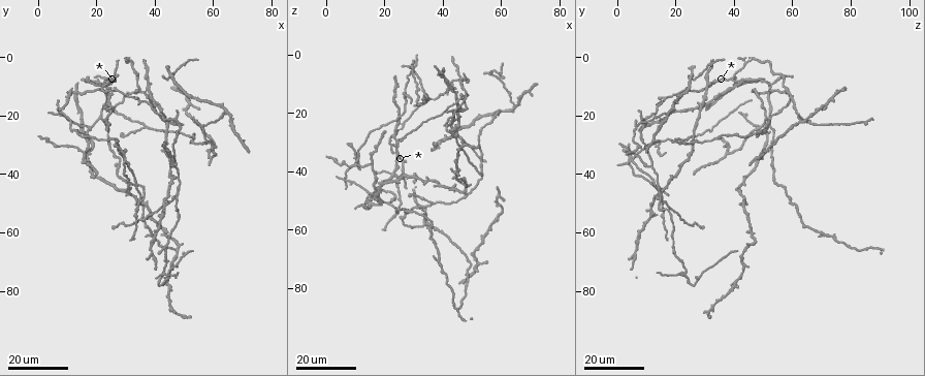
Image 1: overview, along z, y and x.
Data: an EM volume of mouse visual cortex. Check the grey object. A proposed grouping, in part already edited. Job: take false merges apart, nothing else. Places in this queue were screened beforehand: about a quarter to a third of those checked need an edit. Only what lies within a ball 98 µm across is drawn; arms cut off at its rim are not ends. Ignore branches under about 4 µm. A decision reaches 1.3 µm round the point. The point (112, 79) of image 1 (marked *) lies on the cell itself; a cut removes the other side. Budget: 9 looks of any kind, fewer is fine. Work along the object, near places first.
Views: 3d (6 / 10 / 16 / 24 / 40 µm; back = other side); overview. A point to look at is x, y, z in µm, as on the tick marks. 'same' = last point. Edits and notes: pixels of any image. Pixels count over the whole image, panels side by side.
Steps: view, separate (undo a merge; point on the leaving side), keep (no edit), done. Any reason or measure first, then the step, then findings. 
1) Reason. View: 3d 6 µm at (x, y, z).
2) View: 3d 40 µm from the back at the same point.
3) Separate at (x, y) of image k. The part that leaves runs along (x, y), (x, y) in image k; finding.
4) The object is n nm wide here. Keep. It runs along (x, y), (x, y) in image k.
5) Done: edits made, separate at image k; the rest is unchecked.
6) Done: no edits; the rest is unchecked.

Three arms meet. View: 3d 24 µm at (37, 23, 51).

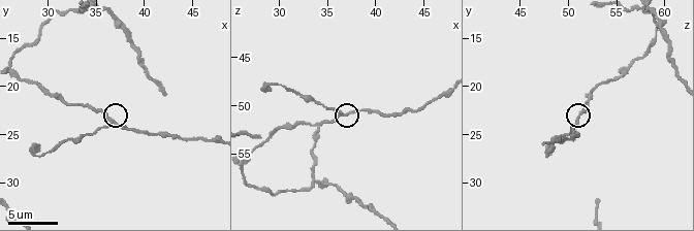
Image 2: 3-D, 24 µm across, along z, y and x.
View: 3d 6 µm at (36.4, 23.8, 51.0).

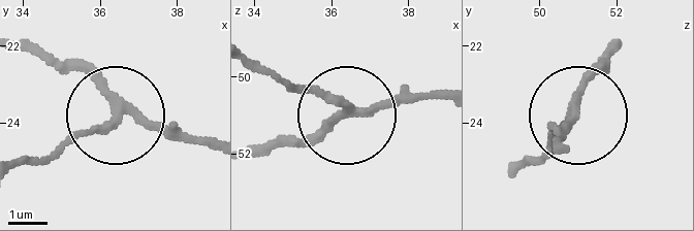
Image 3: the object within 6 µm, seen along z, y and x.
The side arm is 11 µm long. Keep. It runs along (616, 41), (539, 157) in image 3; continuous, no second cell.

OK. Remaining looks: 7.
Branch point. View: 3d 16 µm at (15, 33, 37).

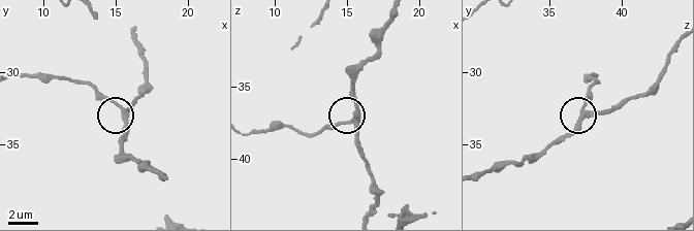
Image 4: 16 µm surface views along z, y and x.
View: 3d 6 µm at (15.2, 32.4, 37.2).

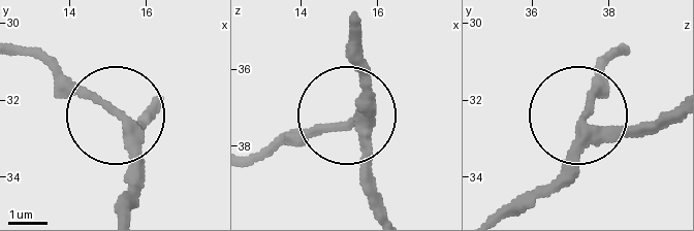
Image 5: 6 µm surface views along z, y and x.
3 arms meet here. Keep. It runs along (673, 104), (643, 124), (585, 118), (555, 173), (518, 209) in image 5; one cell here.

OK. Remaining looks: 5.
Two arms in line, one across. View: 3d 24 µm at (17, 24, 49).

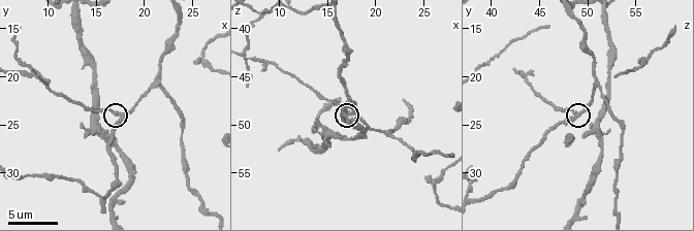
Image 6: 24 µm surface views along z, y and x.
View: 3d 10 µm at (17.8, 24.2, 48.2).

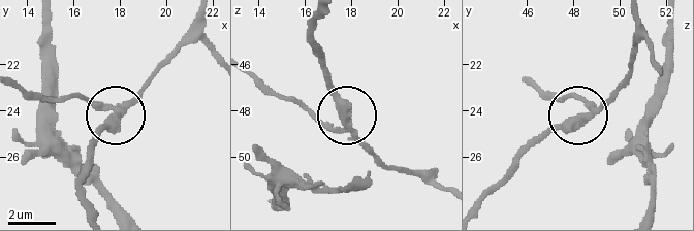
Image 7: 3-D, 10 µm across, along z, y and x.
The side arm is 36 µm long. Separate at (87, 101) of image 7. The part that leaves runs along (116, 109), (100, 109), (76, 97), (35, 97), (18, 88) in image 7; a second cell is stuck on.

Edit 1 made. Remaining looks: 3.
Branch point. View: 3d 10 µm at (21.6, 20.8, 51.2).

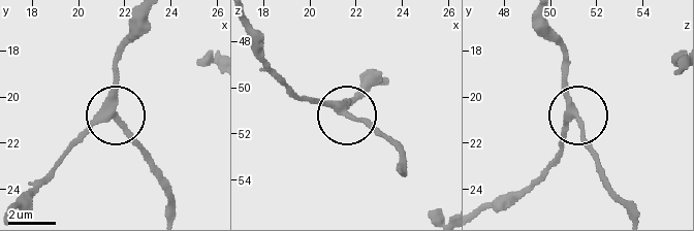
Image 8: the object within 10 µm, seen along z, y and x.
The object is 280 nm wide here. Keep. All the same cell.

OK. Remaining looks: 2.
Done: edits made, separate at image 7; the rest is unchecked.

